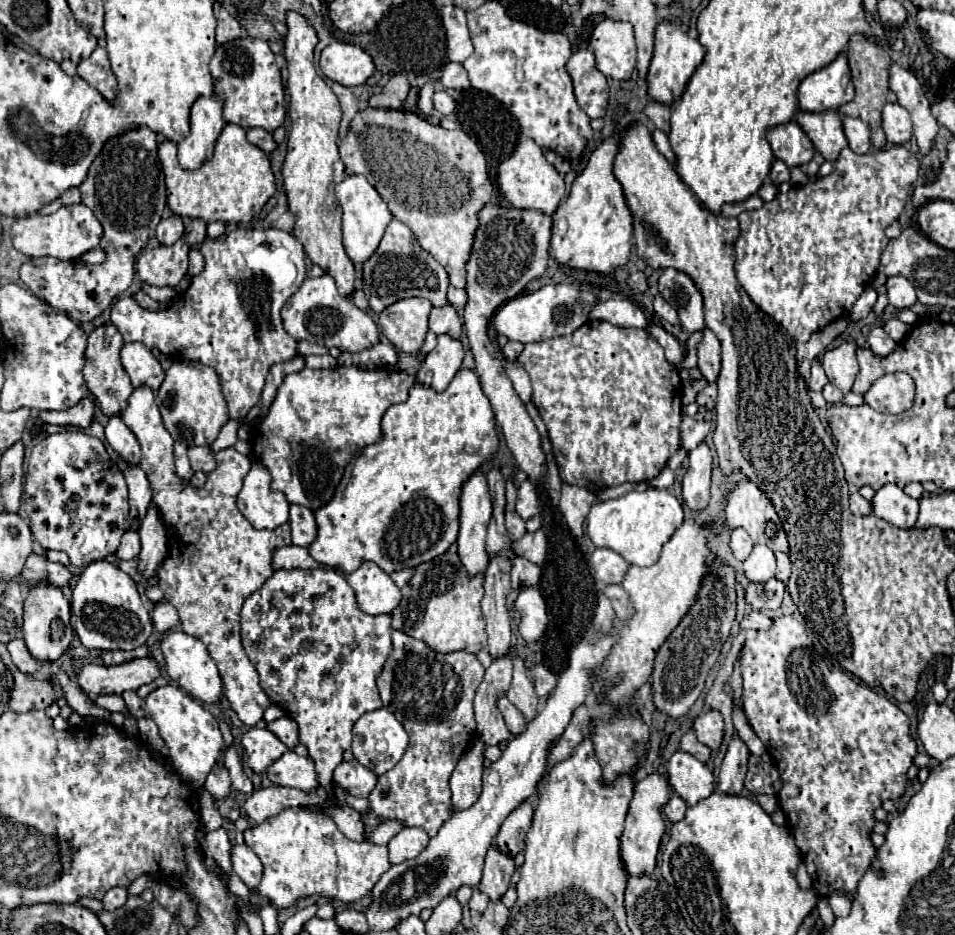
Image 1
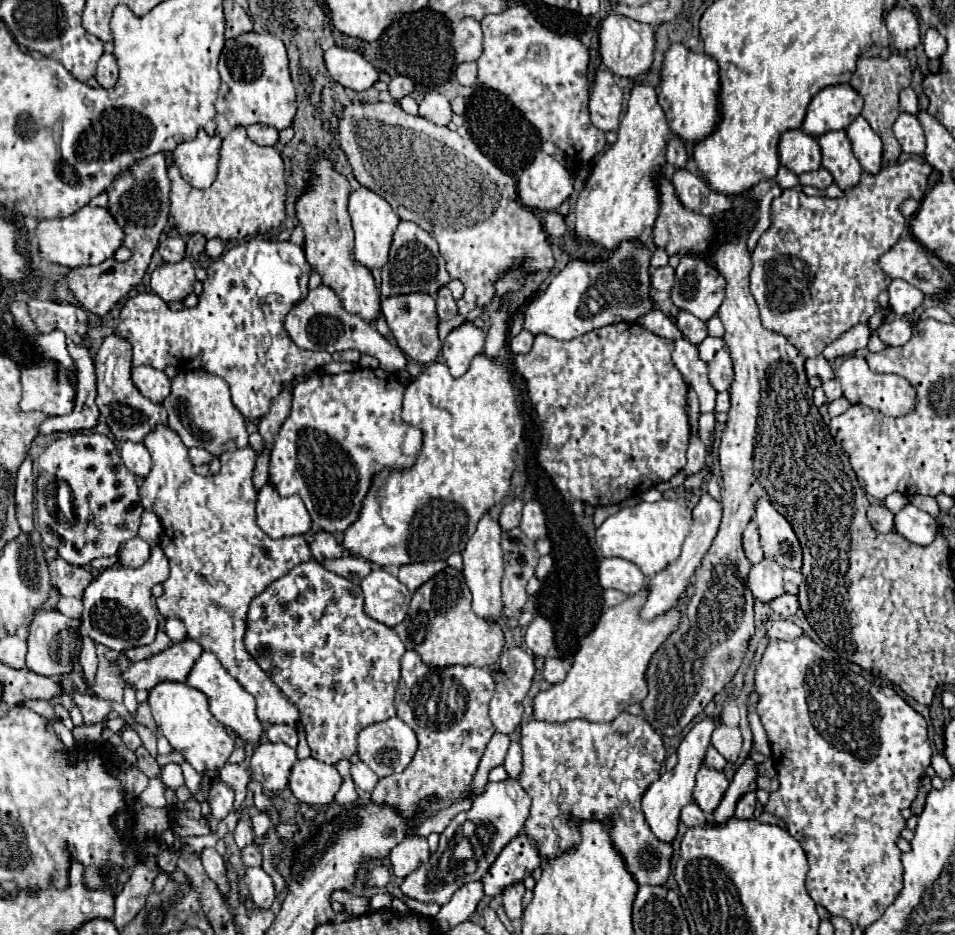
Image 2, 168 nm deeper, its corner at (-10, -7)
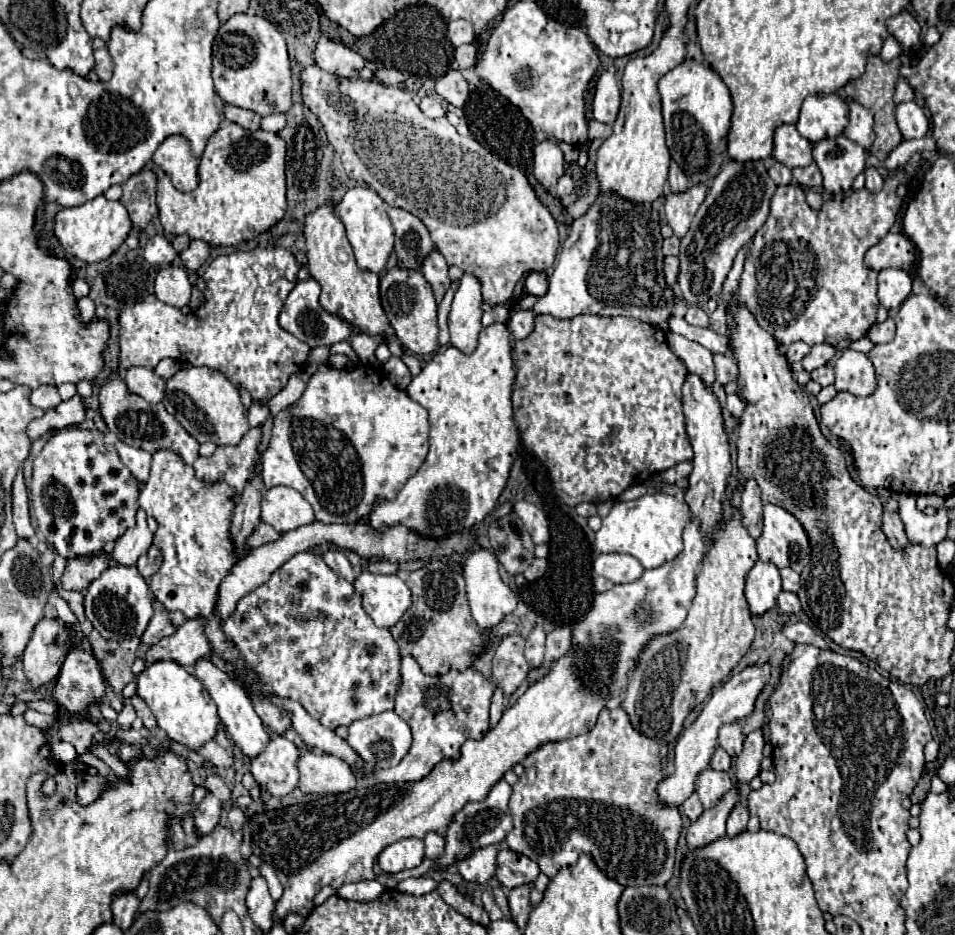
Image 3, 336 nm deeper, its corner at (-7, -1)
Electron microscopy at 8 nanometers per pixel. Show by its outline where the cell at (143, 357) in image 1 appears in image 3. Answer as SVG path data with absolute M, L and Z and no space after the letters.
M133 366L125 372L125 382L133 394L145 398L149 404L157 404L163 400L165 380L161 376L157 376L153 368Z

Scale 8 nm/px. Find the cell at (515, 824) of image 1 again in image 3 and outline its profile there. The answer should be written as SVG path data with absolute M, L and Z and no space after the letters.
M501 848L497 852L495 878L499 880L499 884L503 888L511 890L515 886L535 882L537 876L539 876L539 866L531 858L527 858L525 854L513 852L509 848Z

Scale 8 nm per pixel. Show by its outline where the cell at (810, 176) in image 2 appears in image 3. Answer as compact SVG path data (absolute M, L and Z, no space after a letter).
M811 164L811 166L807 166L807 168L795 168L795 170L793 170L793 178L795 178L799 184L807 186L807 188L821 188L821 184L823 184L821 172L819 172L819 168L817 168L815 164Z

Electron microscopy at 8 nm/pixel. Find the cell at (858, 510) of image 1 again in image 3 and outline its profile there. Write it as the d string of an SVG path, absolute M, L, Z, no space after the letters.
M883 510L883 516L881 516L881 530L883 534L887 536L887 540L895 546L895 548L903 548L909 544L907 536L905 536L905 530L903 530L903 522L899 518L897 512L889 512L889 510Z

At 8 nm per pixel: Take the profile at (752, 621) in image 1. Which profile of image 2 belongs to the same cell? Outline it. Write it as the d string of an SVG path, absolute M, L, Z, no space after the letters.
M776 620L770 630L768 630L770 638L778 638L778 640L794 640L798 636L804 636L804 630L800 626L796 626L790 620Z

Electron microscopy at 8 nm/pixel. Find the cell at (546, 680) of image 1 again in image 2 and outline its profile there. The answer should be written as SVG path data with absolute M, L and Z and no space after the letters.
M548 658L546 660L546 666L544 666L544 680L548 684L556 684L556 682L562 682L566 678L566 666L564 666L564 660L562 658Z

